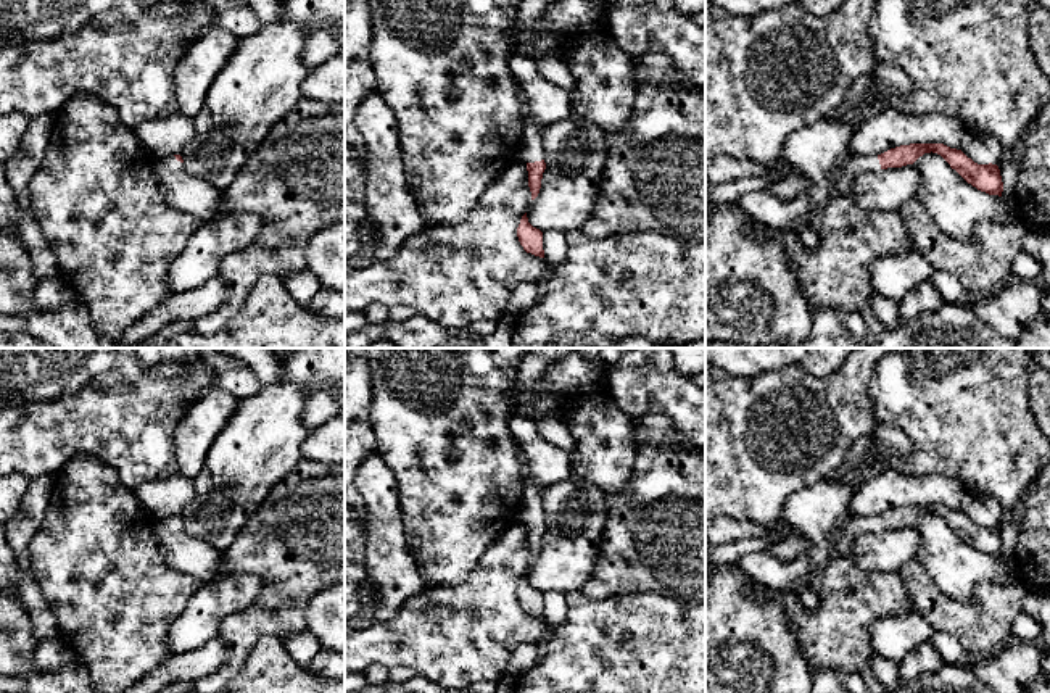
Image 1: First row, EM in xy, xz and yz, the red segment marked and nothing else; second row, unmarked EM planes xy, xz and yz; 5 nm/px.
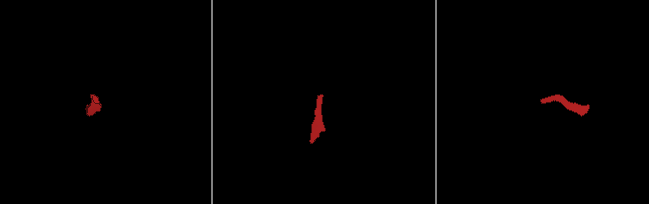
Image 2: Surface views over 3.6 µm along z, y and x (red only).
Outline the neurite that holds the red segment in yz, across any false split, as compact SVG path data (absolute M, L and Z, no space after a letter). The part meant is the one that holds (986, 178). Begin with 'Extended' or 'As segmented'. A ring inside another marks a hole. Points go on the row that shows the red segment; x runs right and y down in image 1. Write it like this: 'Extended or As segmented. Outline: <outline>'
Extended. Outline: M944 143L900 145L881 155L847 153L833 174L833 192L836 197L845 195L858 174L913 164L920 156L931 151L940 155L952 169L978 190L1002 197L1003 182L997 164L978 164L961 150L950 148Z

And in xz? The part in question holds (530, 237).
As segmented. Outline: M527 213L520 219L517 237L527 253L544 258L543 232L528 222Z

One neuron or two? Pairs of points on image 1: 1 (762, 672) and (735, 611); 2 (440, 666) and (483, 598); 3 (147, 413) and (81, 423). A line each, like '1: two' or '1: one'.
1: one
2: one
3: one

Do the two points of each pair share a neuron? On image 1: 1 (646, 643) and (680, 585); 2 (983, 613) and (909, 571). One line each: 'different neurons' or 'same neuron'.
1: different neurons
2: same neuron

